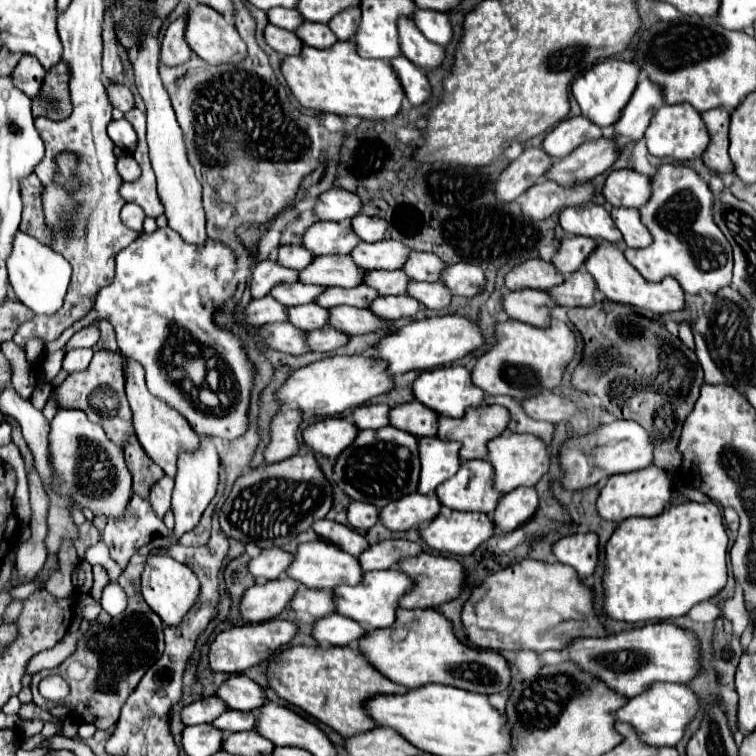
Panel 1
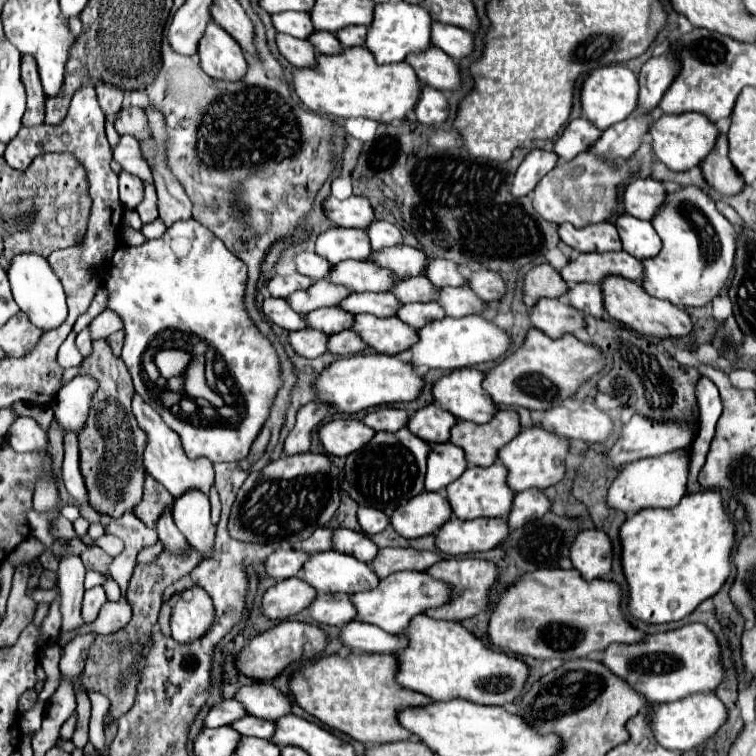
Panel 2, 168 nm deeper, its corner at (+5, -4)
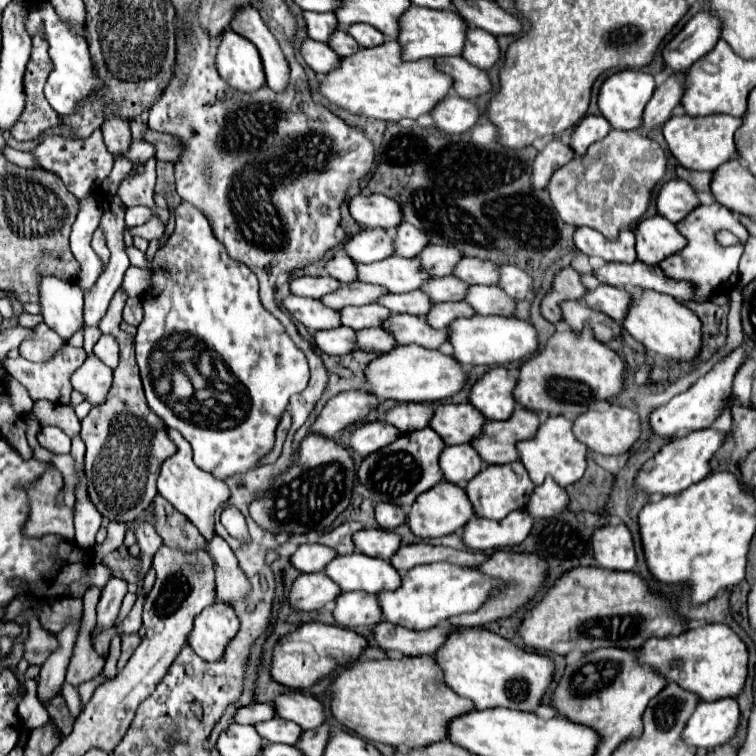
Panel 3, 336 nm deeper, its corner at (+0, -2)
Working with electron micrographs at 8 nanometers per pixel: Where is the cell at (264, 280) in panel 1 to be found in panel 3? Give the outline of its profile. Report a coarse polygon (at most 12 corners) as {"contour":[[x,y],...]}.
{"contour":[[330,276],[292,278],[292,294],[322,298],[340,286]]}

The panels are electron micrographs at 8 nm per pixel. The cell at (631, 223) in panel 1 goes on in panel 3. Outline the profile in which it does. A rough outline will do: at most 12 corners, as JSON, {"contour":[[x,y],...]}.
{"contour":[[662,216],[634,232],[638,260],[650,266],[680,252],[686,240]]}

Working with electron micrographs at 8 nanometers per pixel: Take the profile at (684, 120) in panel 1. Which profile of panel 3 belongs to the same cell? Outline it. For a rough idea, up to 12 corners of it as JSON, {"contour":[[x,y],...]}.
{"contour":[[672,116],[664,138],[688,170],[736,156],[742,118]]}

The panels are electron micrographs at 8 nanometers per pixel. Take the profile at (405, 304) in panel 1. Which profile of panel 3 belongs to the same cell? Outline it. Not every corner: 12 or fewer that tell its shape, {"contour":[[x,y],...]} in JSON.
{"contour":[[440,302],[426,320],[434,328],[446,328],[452,320],[472,316],[464,302]]}

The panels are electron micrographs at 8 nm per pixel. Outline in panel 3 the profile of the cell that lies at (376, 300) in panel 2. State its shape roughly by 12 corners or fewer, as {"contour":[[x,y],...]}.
{"contour":[[422,290],[386,294],[378,304],[396,314],[426,316],[432,300]]}

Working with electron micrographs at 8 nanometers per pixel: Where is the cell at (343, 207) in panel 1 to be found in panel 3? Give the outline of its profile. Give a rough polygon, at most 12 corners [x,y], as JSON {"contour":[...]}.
{"contour":[[384,194],[350,200],[350,214],[366,228],[396,230],[400,204]]}

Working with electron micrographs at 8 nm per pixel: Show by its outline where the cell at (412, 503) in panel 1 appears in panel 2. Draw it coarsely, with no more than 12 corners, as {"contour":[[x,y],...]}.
{"contour":[[421,492],[391,514],[403,538],[435,534],[451,516],[441,492]]}

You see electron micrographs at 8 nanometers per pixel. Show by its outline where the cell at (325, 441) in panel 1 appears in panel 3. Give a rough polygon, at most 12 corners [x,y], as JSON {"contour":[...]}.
{"contour":[[388,422],[354,426],[350,446],[368,454],[392,444],[400,430]]}

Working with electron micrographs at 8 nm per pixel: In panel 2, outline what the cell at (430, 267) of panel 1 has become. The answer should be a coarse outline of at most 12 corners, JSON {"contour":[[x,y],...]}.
{"contour":[[429,262],[425,276],[437,288],[463,286],[455,262]]}

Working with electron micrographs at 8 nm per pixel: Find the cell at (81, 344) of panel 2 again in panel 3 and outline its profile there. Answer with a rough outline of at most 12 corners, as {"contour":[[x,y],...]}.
{"contour":[[102,334],[94,346],[106,366],[116,368],[120,354],[114,336]]}

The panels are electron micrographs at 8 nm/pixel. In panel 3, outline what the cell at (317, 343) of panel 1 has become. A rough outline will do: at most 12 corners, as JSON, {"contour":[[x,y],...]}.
{"contour":[[382,328],[358,332],[358,348],[384,354],[396,348]]}

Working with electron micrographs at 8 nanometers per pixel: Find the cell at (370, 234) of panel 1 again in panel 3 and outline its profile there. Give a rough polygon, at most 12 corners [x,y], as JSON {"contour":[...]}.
{"contour":[[408,222],[394,236],[396,254],[418,256],[430,244],[428,236]]}

